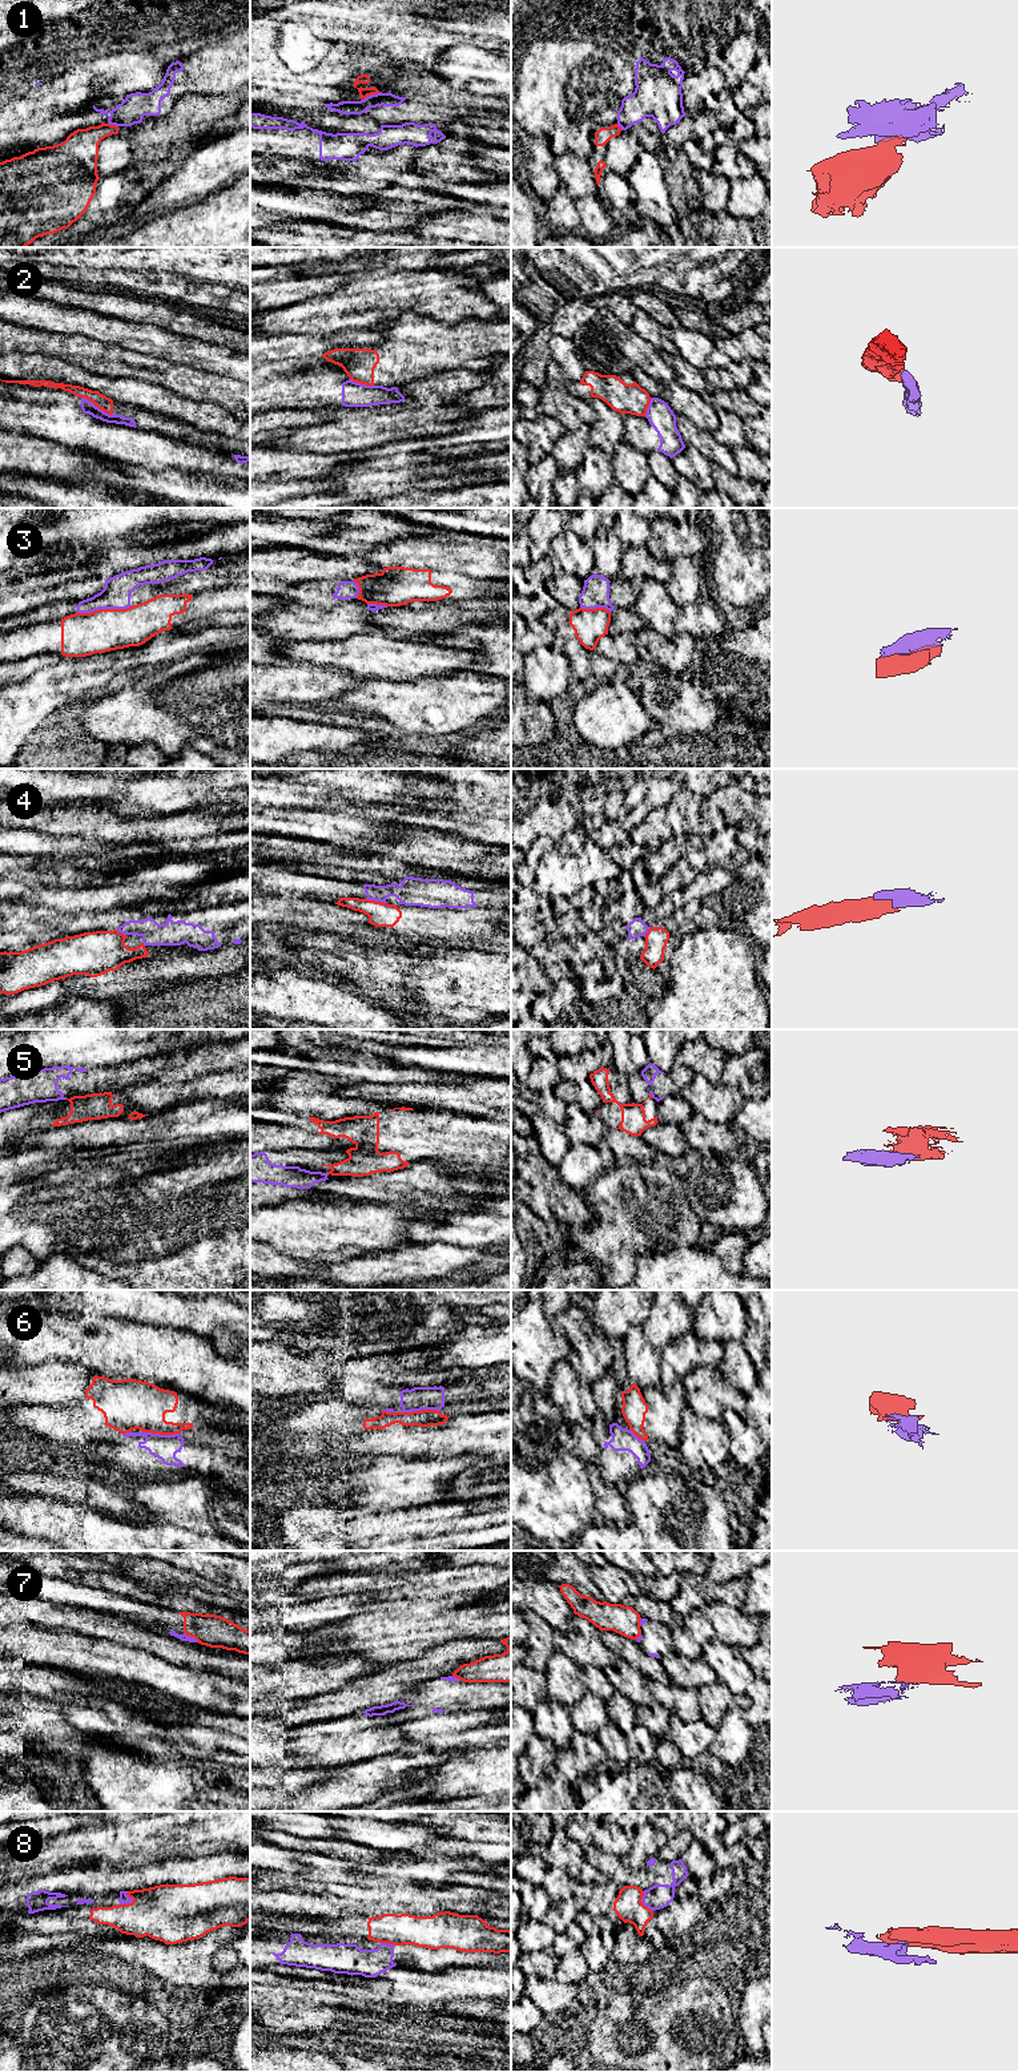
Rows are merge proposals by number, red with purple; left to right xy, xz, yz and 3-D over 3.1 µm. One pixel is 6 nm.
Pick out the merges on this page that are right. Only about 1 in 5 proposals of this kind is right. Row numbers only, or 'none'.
none

